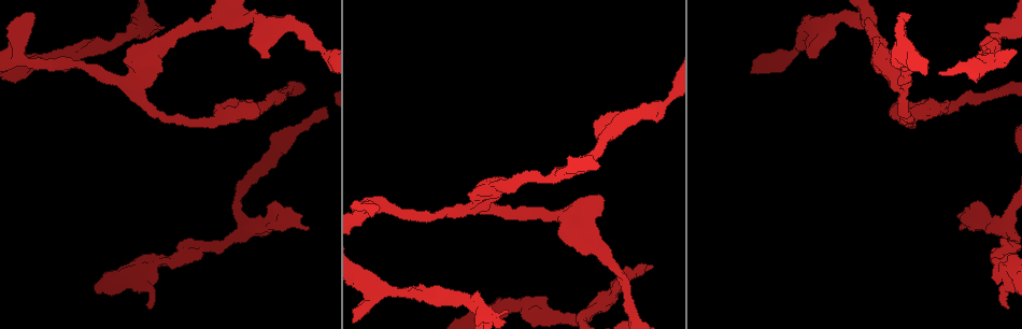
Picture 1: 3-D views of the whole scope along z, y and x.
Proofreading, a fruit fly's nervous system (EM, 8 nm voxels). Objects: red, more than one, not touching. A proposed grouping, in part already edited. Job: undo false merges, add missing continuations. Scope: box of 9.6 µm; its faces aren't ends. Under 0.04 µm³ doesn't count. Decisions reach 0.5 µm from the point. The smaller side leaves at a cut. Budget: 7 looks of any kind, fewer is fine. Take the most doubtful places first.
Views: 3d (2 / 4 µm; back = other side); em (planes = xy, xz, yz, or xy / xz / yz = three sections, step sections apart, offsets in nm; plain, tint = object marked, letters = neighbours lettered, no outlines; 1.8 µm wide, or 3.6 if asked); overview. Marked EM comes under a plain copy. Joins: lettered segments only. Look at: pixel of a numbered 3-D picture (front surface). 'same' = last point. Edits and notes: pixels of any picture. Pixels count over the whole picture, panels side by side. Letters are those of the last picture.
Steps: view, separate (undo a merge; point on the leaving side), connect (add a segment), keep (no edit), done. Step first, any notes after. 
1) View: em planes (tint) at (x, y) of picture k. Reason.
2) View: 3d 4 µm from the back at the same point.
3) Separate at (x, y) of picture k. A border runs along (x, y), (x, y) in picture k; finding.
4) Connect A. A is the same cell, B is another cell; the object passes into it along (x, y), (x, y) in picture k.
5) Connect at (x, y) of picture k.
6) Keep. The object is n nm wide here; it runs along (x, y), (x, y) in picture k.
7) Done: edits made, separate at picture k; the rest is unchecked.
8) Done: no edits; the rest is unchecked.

View: 3d 4 µm at (307, 228) of picture 1. Free end.

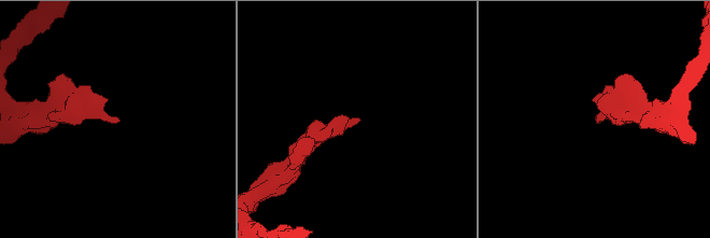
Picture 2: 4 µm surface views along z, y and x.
View: em planes (letters) at (358, 117) of picture 2. Shape alone is not enough.

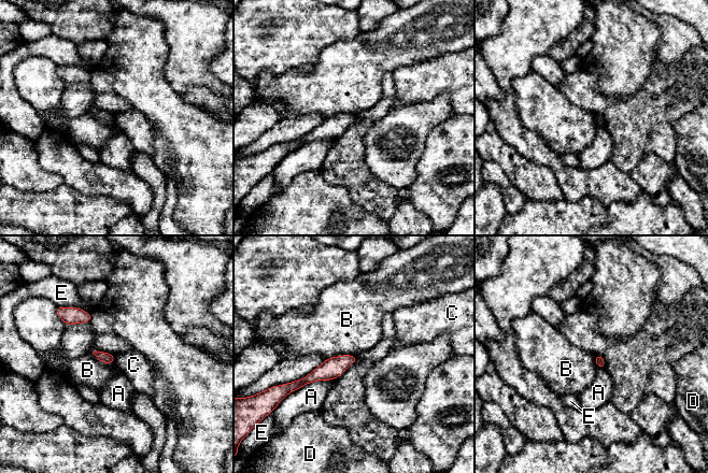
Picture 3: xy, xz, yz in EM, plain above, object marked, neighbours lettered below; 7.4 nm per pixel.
Keep. A, B, C, D and E are other cells; it runs along (353, 358), (301, 383), (296, 383) in picture 3; no lettered segment goes on from it.

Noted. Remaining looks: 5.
View: em 3.6 µm xy step 8 (tint) at (504, 310) of picture 1. Free end.

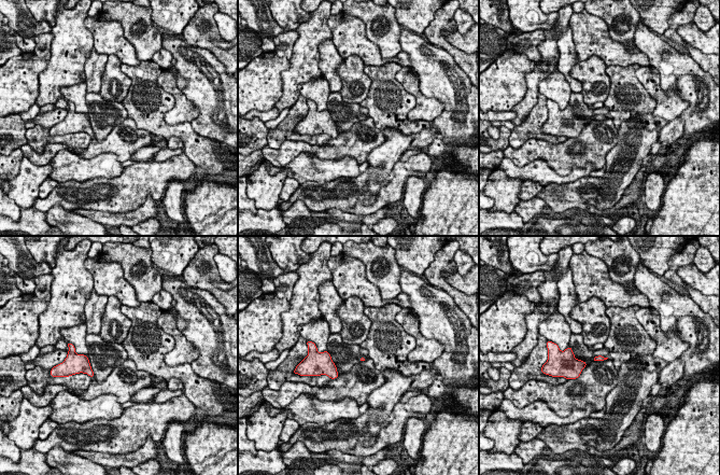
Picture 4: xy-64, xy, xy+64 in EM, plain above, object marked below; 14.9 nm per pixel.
View: em 3.6 µm planes (letters) at the same point. Another direction.

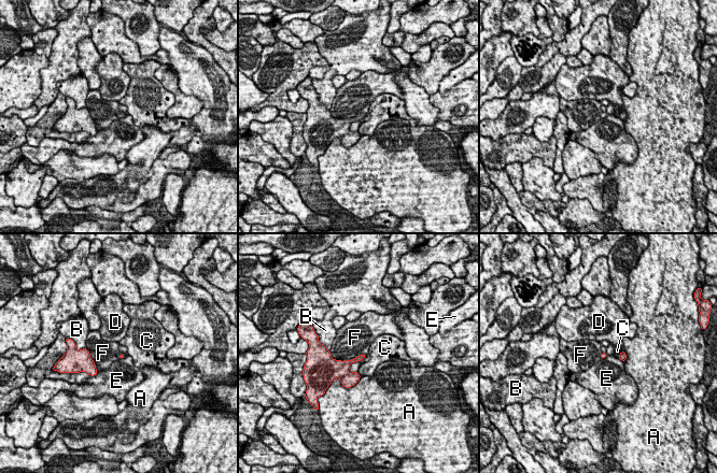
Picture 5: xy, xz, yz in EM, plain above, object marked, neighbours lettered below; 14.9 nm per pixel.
Keep. A, B, C, D, E and F are other cells; a border runs along (328, 350), (341, 360), (365, 354) in picture 5; none of them fits.

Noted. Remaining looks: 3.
View: em planes (letters) at (31, 15) of picture 1. An open end.

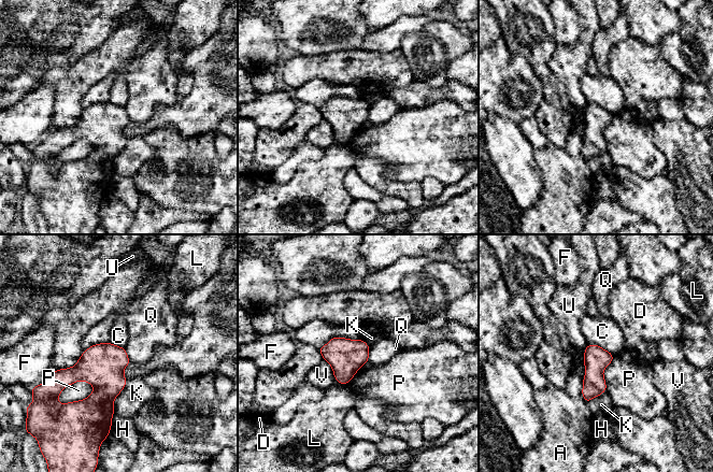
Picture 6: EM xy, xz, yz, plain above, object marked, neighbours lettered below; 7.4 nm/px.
Keep. The object is 190 nm wide here; A, C, D, F, H, K, L, P, Q, U and V are other cells; a border runs along (588, 343), (600, 345), (613, 355) in picture 6; no lettered segment goes on from it.

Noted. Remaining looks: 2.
Done: no edits; the rest is unchecked.

